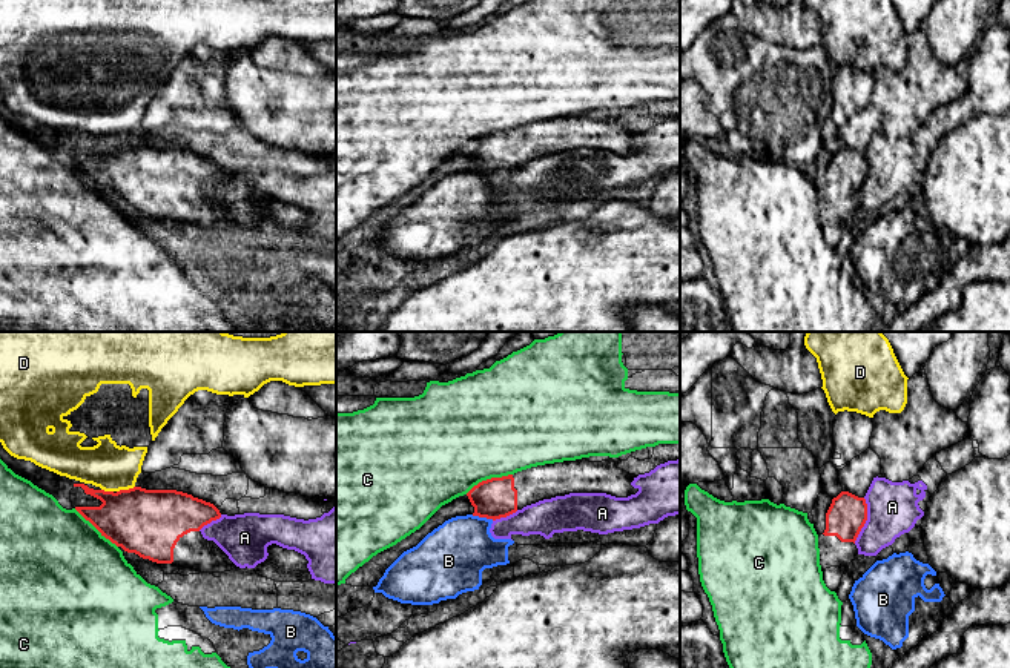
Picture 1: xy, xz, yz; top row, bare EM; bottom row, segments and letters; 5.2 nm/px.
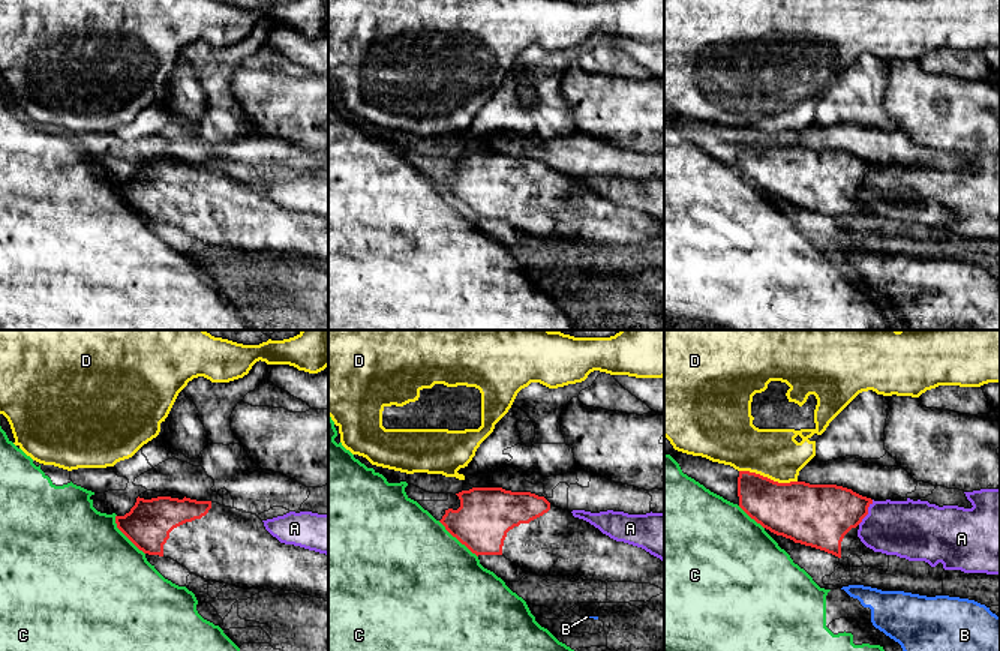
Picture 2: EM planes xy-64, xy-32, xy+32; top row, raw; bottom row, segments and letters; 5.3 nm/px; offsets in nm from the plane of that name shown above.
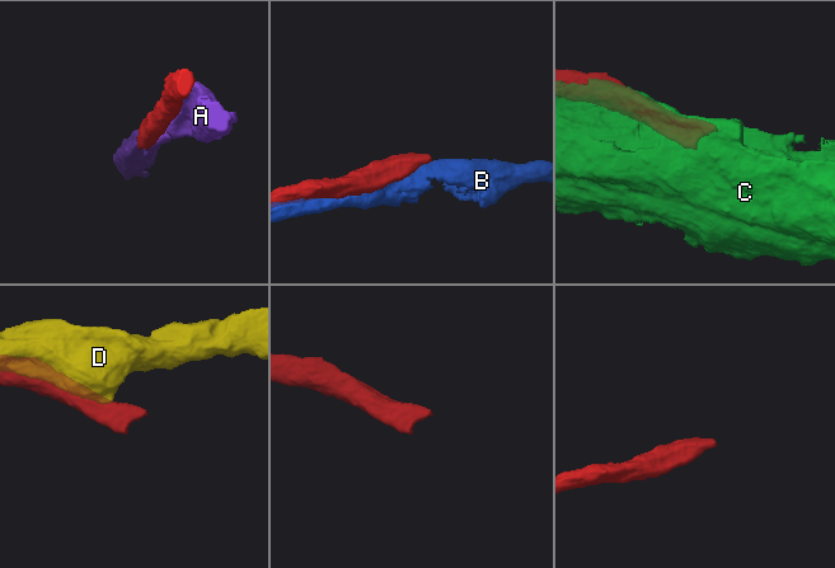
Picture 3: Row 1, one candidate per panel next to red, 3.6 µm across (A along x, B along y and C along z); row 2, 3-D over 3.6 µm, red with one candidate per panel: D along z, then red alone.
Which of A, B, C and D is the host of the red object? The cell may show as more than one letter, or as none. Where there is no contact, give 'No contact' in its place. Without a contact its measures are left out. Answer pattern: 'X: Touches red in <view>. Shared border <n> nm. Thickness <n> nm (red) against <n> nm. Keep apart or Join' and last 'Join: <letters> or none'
A: Touches red in yz. Shared border 240 nm. Thickness 200 nm (red) against 280 nm. Keep apart
B: Touches red in xz. Shared border 120 nm. Thickness 220 nm (red) against 340 nm. Keep apart
C: Touches red in xz. Shared border 260 nm. Thickness 220 nm (red) against 500 nm. Keep apart
D: Touches red in xy. Shared border 100 nm. Thickness 360 nm (red) against 240 nm. Keep apart
Join: none

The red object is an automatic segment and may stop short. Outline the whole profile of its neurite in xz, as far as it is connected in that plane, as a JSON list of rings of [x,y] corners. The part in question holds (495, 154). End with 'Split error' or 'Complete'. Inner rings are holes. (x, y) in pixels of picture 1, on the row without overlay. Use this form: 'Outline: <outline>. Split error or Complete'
Outline: [[[612,114],[602,118],[576,115],[482,137],[467,152],[474,163],[473,172],[496,177],[526,161],[569,149],[606,149],[628,154],[639,147],[631,141],[635,134],[617,124]]]. Split error

